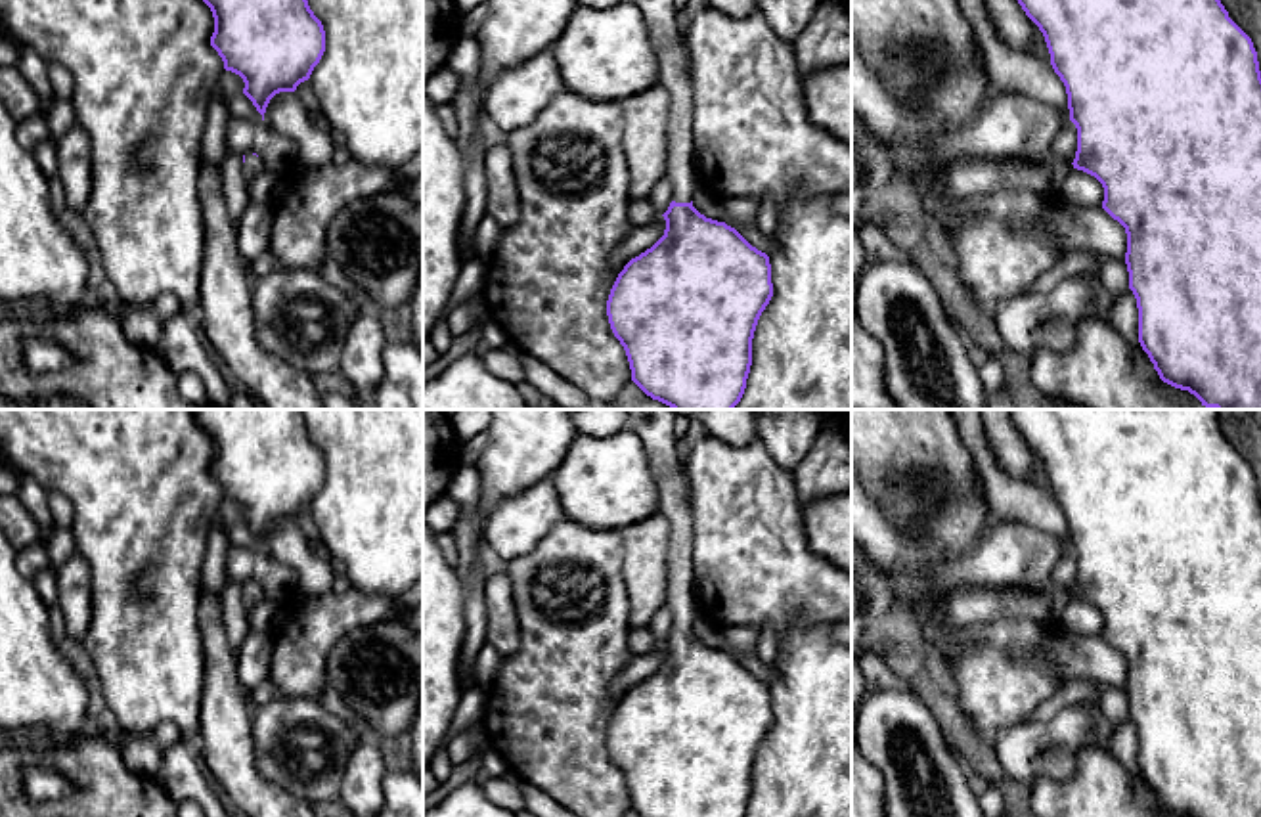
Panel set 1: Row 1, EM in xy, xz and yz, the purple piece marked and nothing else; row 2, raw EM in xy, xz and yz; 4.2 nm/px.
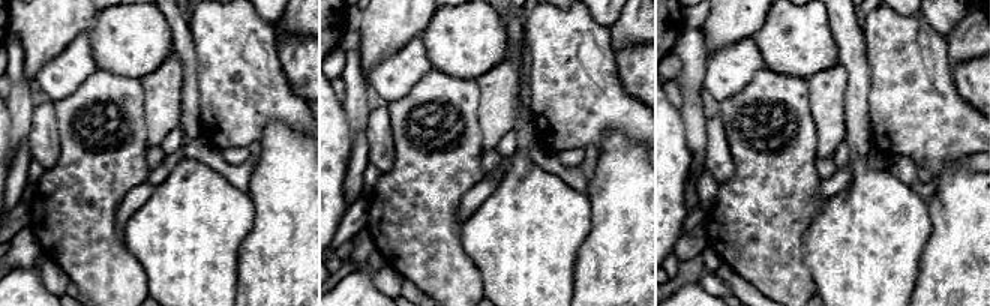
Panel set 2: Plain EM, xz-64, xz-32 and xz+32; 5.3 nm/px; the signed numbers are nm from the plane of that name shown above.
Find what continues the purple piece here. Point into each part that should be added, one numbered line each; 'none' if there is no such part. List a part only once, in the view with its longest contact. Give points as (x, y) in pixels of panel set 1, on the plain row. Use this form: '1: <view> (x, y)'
1: xz (655, 427)

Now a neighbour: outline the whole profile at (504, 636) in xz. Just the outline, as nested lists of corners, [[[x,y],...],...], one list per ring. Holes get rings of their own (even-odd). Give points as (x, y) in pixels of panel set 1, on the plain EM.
[[[507,572],[484,578],[484,601],[488,612],[486,643],[490,643],[501,658],[507,658],[520,647],[519,614]]]

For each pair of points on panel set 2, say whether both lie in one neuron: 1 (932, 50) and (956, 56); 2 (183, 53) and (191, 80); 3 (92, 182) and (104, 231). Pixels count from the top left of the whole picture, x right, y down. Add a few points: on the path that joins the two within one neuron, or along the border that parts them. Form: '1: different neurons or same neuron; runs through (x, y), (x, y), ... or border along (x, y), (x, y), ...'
1: different neurons; border along (945, 38), (951, 69)
2: same neuron; runs through (189, 59), (189, 74)
3: same neuron; runs through (92, 194), (96, 201), (96, 219)

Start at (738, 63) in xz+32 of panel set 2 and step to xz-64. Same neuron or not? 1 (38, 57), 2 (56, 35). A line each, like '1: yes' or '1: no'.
1: no
2: no

